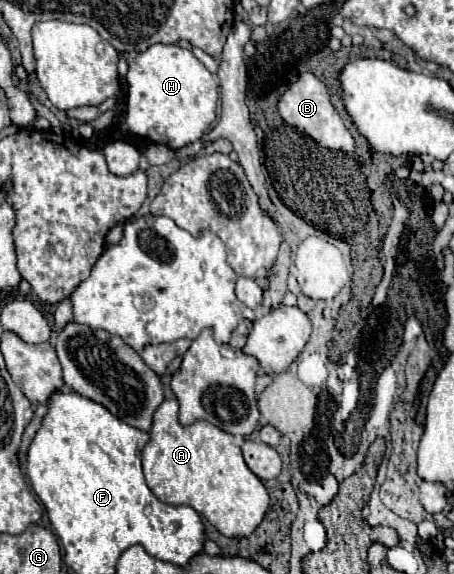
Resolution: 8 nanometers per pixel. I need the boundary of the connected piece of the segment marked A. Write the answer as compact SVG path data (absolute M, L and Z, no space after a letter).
M175 398L165 400L153 416L153 426L149 430L149 442L143 450L143 472L145 472L147 486L161 502L171 504L171 506L191 506L227 538L249 536L261 524L269 508L269 494L263 482L243 462L241 448L233 442L233 436L205 420L197 420L191 426L181 426L177 422L177 400Z

